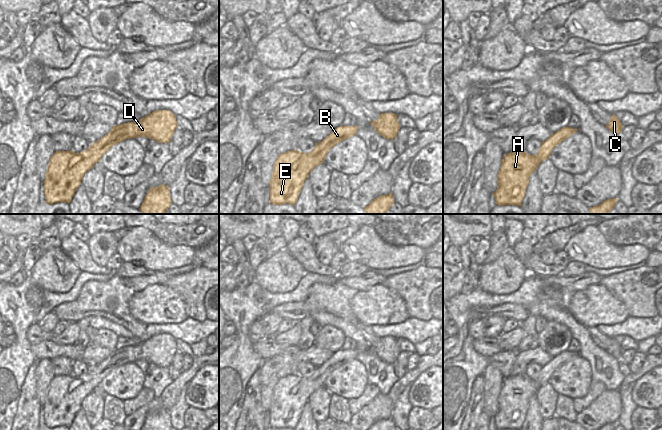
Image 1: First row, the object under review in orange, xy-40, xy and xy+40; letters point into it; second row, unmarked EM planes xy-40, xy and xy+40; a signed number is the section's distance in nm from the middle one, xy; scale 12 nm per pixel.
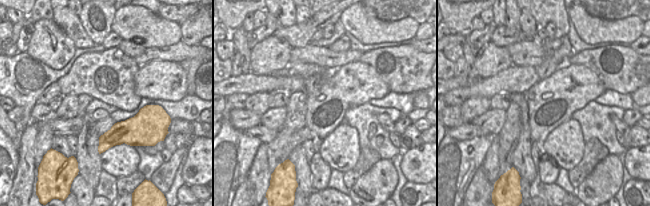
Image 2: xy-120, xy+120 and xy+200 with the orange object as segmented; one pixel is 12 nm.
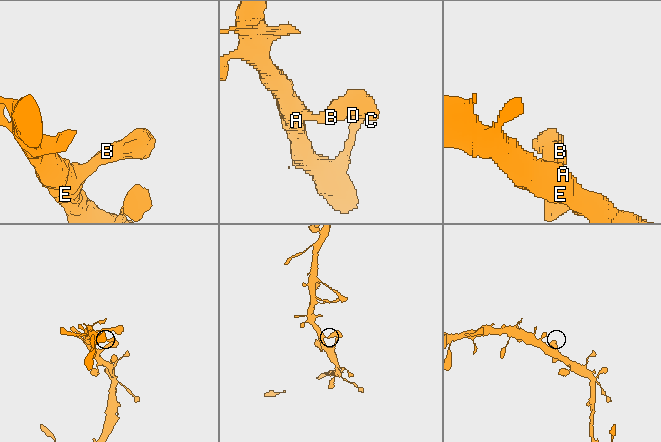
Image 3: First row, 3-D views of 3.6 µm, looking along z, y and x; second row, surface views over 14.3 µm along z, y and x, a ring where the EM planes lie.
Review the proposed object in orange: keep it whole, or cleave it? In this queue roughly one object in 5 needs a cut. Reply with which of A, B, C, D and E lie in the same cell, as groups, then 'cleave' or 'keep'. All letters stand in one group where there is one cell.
groups A B C D E; keep

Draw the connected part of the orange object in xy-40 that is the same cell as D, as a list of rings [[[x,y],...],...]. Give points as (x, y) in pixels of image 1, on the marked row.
[[[157,110],[139,121],[115,124],[108,134],[85,151],[56,151],[50,158],[43,182],[45,202],[69,204],[84,174],[115,144],[136,137],[168,144],[176,128],[176,116],[170,110]]]

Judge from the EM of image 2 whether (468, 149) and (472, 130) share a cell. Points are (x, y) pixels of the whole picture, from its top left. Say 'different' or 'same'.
different

